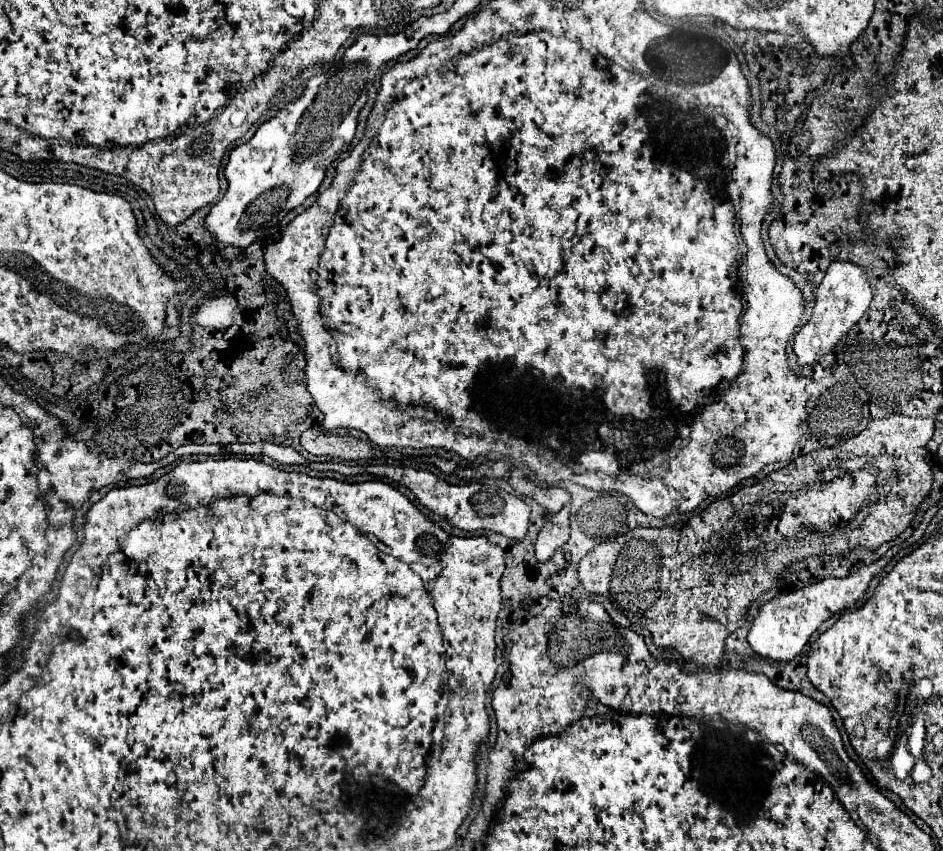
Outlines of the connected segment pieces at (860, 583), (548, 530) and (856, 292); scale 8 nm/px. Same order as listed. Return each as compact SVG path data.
M886 554L884 558L880 558L878 562L874 562L870 566L864 566L858 572L848 574L846 578L826 578L822 582L798 588L788 594L778 594L776 598L768 600L764 606L758 608L758 614L752 620L752 628L748 630L748 638L746 638L748 644L752 646L752 650L758 656L764 656L770 660L788 662L788 660L796 658L824 620L828 620L836 612L844 610L846 606L850 606L858 598L862 598L872 576L876 576L886 566L888 558L890 558L890 554Z
M566 504L542 526L536 540L538 562L546 562L556 552L556 548L568 542L568 538L570 538L570 504Z
M832 262L822 284L816 290L816 306L812 310L810 320L802 326L802 330L794 338L794 354L800 366L814 364L820 356L828 354L836 342L864 316L872 300L872 290L866 280L864 268L852 262Z

